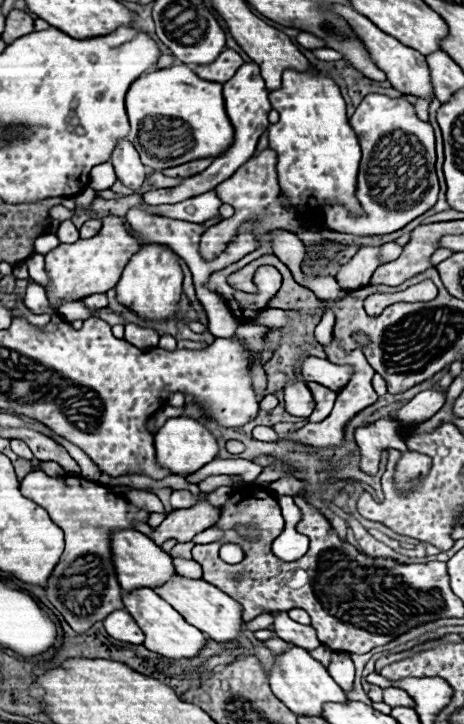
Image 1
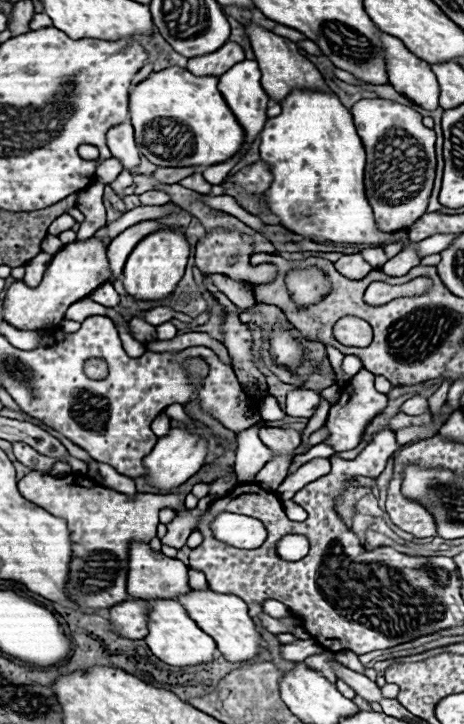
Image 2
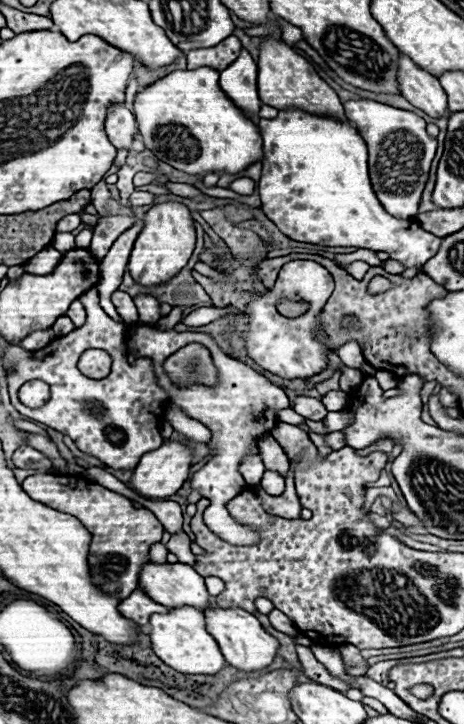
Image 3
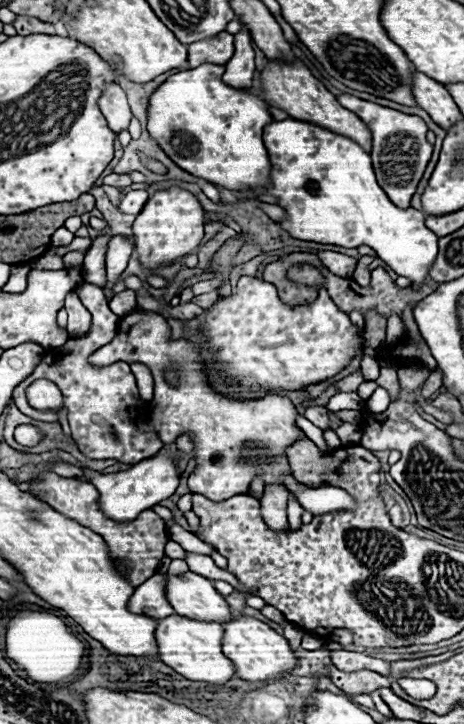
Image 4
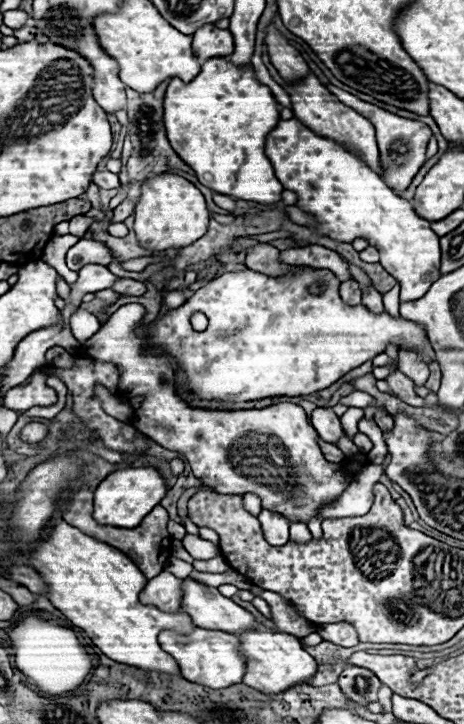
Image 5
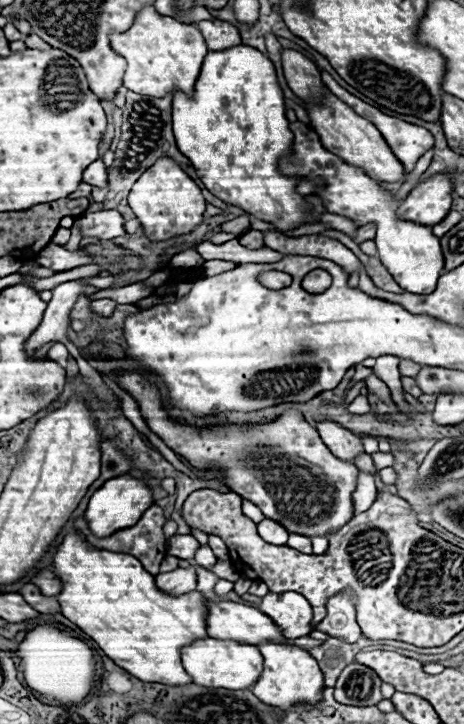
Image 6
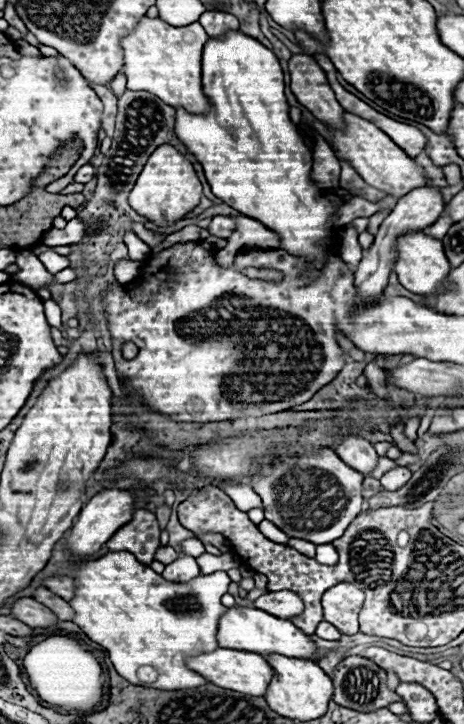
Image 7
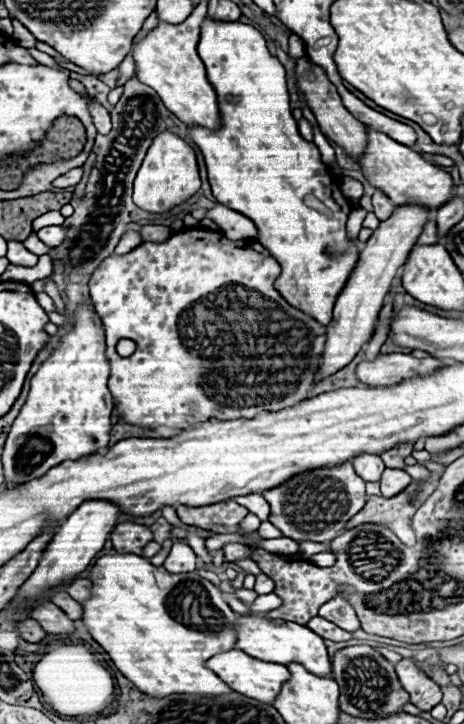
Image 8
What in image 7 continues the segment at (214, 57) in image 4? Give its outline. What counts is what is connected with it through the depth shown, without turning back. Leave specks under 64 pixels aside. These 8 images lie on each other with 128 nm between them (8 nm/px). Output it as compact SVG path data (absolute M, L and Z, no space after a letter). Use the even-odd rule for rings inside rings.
M208 10L208 12L204 12L204 14L200 16L198 22L204 26L206 34L212 36L212 38L220 38L220 36L224 36L224 34L228 34L228 32L238 30L238 20L236 20L236 16L232 16L232 14L228 14L228 12Z

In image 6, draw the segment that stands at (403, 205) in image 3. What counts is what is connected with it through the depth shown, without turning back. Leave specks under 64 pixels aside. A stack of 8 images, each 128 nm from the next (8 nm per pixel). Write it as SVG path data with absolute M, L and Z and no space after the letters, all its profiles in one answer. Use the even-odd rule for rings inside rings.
M322 72L322 82L326 84L326 88L330 90L330 92L334 92L342 102L346 102L350 108L354 108L358 114L362 114L364 118L368 118L370 122L374 122L374 126L382 132L382 136L384 136L384 140L388 142L388 146L390 146L390 150L394 152L394 156L400 160L400 164L404 166L404 170L406 170L406 174L408 172L412 172L414 170L414 166L416 166L416 162L418 162L418 158L426 152L426 150L430 150L432 146L434 146L434 136L426 130L426 128L422 128L422 126L416 126L416 124L410 124L410 122L404 122L404 120L400 120L400 118L394 118L394 116L388 116L388 114L384 114L384 112L380 112L378 108L374 108L374 106L370 106L370 104L366 104L366 102L362 102L360 98L356 98L356 96L352 96L350 92L346 92L328 72Z

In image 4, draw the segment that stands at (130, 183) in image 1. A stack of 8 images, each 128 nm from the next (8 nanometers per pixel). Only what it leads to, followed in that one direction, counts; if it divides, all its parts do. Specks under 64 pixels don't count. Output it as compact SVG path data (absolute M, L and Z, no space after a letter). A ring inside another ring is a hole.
M118 84L106 86L106 90L102 92L102 98L98 100L98 104L100 104L102 114L108 120L110 130L114 130L116 134L122 132L122 130L128 130L132 112L130 112L130 106L126 102L126 94L122 92L122 88Z

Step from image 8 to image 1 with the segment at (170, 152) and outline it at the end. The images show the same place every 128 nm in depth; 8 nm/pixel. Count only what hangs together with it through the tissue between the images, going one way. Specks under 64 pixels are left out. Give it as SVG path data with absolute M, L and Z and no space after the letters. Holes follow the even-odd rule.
M148 244L144 246L144 250L136 252L126 264L116 284L116 300L130 308L140 318L150 322L168 322L170 318L178 318L180 296L182 296L182 268L178 264L178 256L164 244Z

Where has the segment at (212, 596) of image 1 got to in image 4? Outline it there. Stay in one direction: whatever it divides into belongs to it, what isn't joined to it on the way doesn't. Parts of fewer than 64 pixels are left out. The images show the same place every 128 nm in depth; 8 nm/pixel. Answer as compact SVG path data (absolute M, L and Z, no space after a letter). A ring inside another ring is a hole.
M236 616L228 622L224 622L222 626L224 626L222 650L224 650L224 656L232 660L238 678L250 680L250 682L278 680L280 674L290 672L296 666L296 658L294 658L294 652L292 652L288 640L284 636L276 634L268 624L264 624L256 618L250 618L250 616Z

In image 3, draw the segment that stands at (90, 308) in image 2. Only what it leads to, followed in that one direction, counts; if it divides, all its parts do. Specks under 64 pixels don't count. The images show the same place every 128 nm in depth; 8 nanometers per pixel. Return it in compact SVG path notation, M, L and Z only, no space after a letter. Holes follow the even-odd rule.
M79 299L74 300L69 306L66 315L76 324L76 326L82 326L84 320L86 320L86 312L84 312L84 306Z

